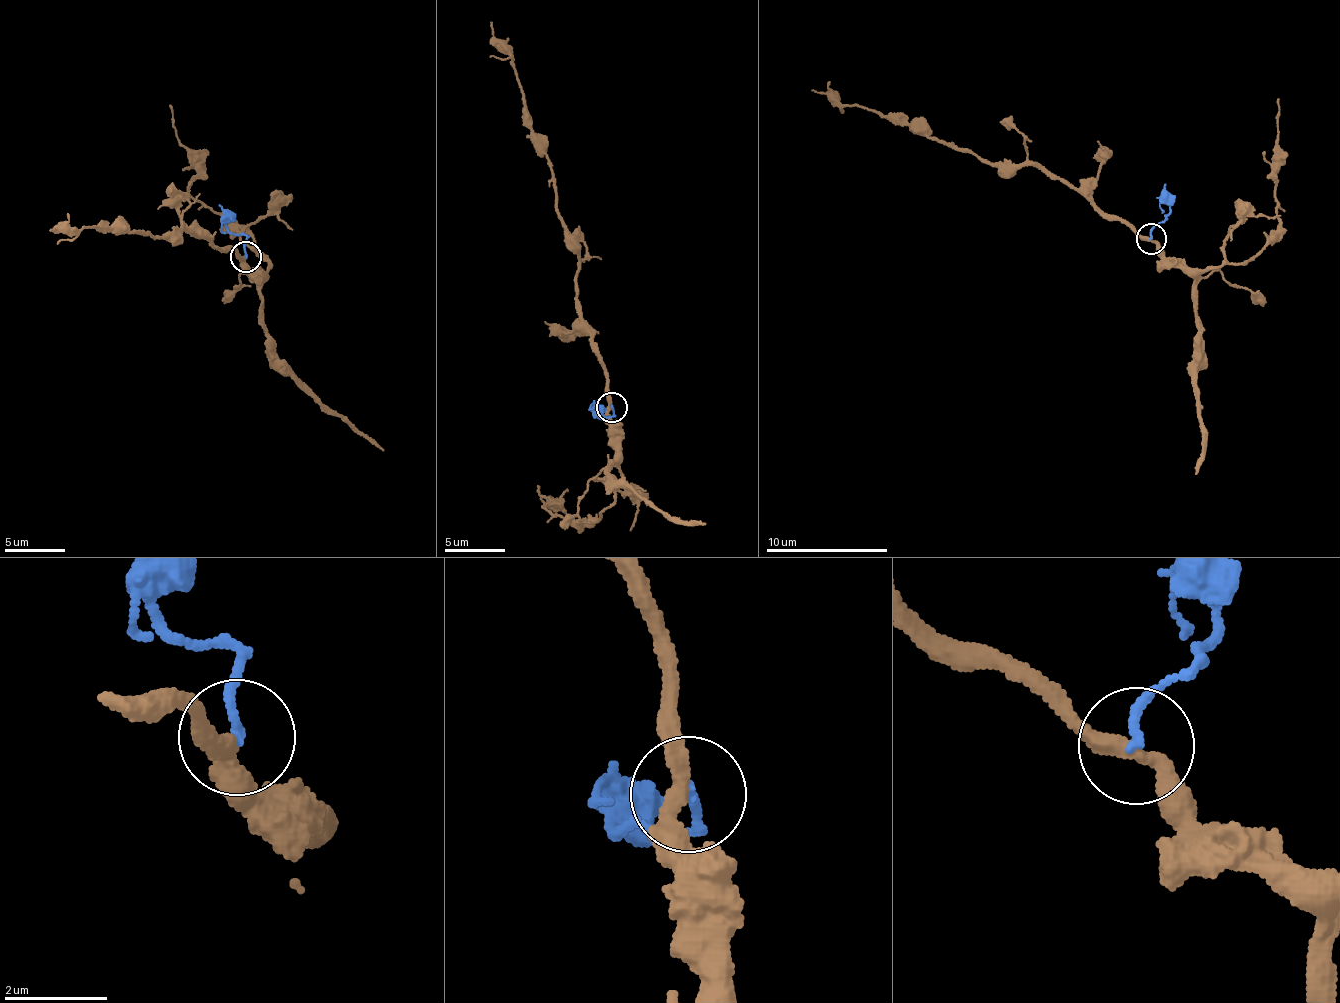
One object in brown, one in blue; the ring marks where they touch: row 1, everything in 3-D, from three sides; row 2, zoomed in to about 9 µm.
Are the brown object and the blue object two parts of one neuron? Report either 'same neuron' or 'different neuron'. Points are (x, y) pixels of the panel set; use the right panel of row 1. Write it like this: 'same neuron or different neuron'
different neuron

